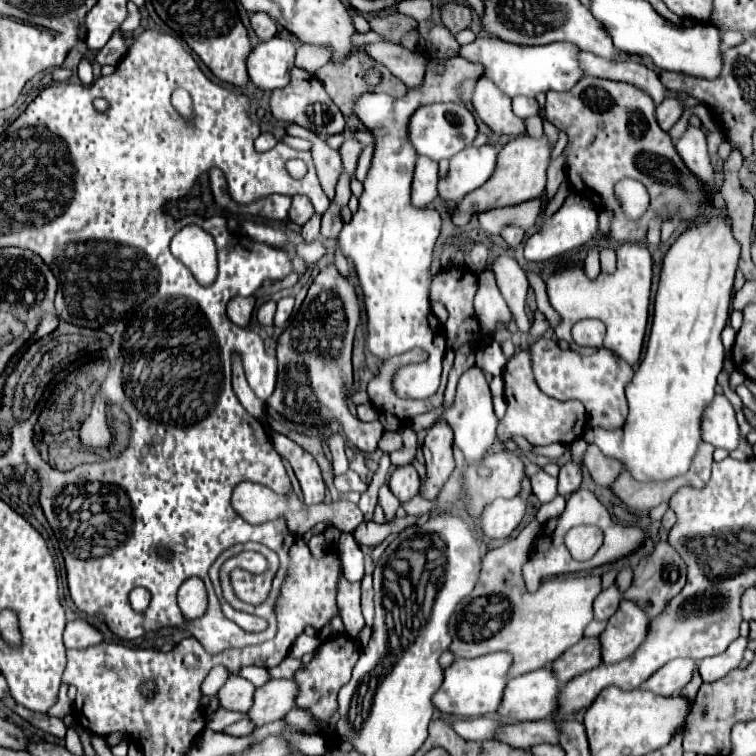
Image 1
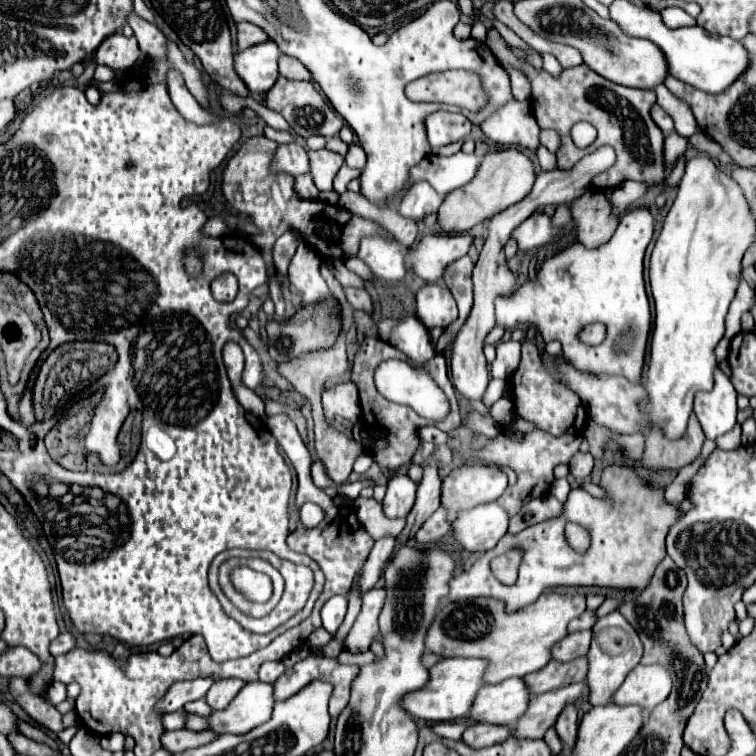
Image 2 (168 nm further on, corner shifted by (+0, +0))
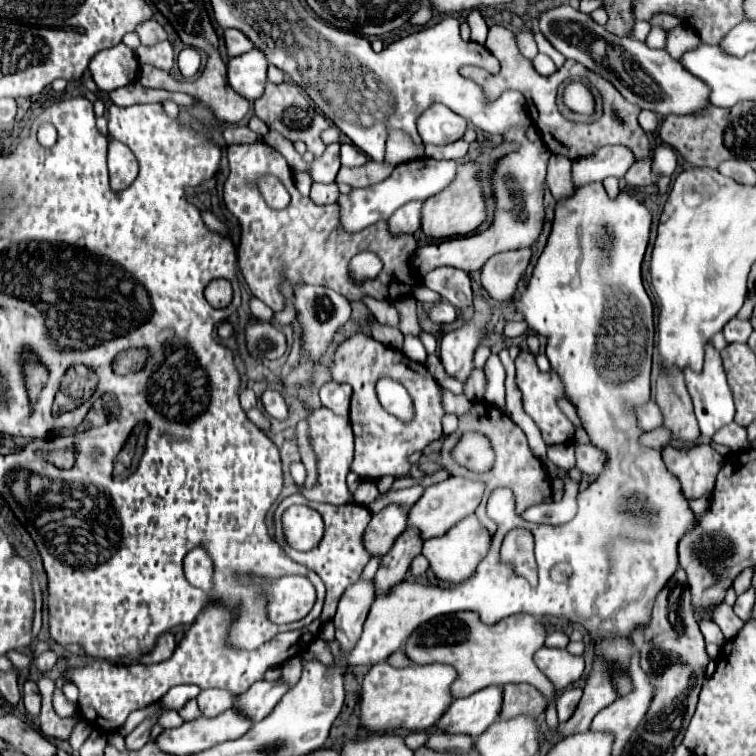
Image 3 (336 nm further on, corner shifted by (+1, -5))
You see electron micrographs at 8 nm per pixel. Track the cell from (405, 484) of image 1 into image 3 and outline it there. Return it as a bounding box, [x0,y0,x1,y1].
[362,505,406,557]

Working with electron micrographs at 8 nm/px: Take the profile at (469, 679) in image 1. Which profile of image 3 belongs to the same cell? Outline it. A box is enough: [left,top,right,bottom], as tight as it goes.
[360,663,456,733]

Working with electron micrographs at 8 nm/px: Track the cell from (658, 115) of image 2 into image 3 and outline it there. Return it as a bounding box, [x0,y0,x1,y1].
[638,111,658,133]

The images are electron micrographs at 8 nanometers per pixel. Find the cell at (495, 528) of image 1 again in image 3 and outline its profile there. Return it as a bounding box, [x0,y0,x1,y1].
[422,515,492,583]

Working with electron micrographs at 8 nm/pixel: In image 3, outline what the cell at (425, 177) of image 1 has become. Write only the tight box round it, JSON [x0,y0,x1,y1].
[390,201,422,235]

